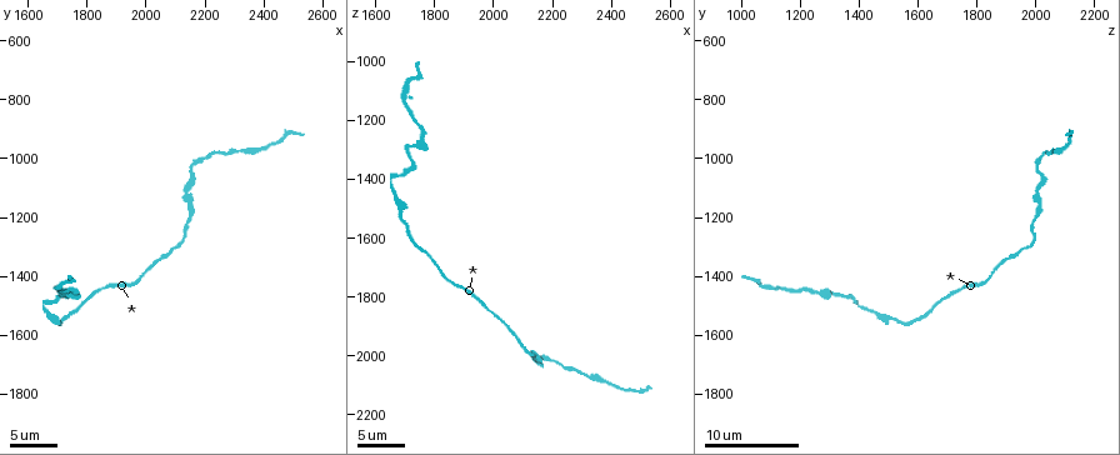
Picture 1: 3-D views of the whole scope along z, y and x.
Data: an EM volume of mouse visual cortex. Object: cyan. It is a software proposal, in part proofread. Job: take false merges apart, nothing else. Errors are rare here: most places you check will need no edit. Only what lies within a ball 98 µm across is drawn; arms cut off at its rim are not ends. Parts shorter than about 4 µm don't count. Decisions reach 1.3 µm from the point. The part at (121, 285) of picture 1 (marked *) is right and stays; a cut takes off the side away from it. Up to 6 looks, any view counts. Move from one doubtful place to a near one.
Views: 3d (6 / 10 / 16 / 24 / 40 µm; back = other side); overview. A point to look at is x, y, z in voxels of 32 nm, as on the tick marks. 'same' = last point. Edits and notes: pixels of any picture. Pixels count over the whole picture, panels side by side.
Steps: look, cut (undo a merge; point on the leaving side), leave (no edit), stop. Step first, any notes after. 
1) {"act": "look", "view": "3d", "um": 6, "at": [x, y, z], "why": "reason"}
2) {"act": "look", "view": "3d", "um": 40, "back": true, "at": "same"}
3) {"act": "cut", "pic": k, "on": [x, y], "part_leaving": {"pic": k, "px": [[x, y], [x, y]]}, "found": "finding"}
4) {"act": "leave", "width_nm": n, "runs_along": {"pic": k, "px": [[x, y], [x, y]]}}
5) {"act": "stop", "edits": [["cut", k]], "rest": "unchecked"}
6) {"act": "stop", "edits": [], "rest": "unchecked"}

{"act": "look", "view": "3d", "um": 6, "at": [2190, 1010, 2010], "why": "sudden change in width"}

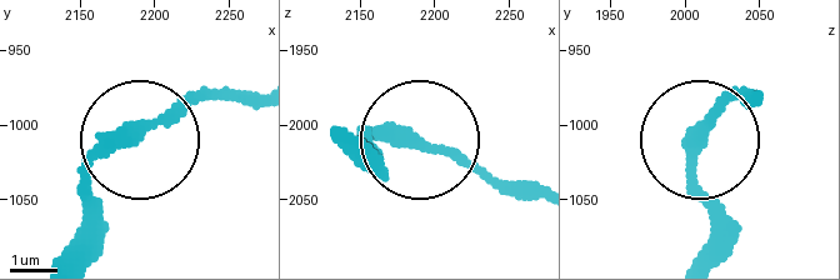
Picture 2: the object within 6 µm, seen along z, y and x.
{"act": "leave", "runs_along": {"pic": 2, "px": [[68, 256], [91, 173], [231, 93]]}, "found": "continuous, no second cell"}

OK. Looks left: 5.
{"act": "look", "view": "3d", "um": 6, "at": [2150, 1180, 2010]}

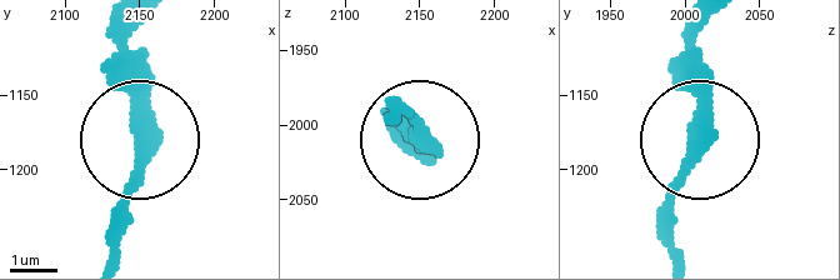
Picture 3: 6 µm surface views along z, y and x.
{"act": "leave", "width_nm": 310, "runs_along": {"pic": 3, "px": [[670, 253], [666, 218], [703, 121], [690, 26]]}, "found": "one cell here"}

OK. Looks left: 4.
{"act": "look", "view": "3d", "um": 10, "at": [1690, 1550, 1510], "why": "sudden change in width"}

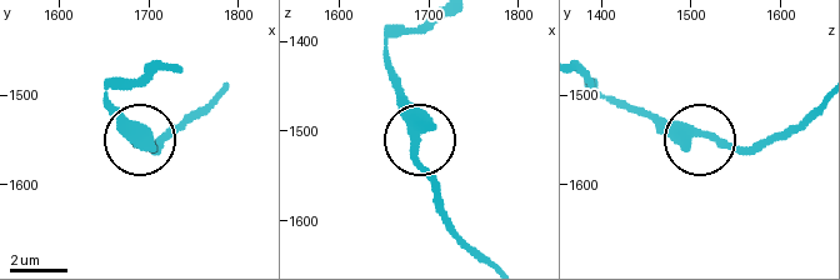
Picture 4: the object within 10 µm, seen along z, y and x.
{"act": "leave", "runs_along": {"pic": 4, "px": [[813, 108], [748, 149], [713, 134], [676, 134], [629, 113]]}, "found": "one cell here"}

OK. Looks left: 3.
{"act": "stop", "edits": [], "rest": "unchecked"}

